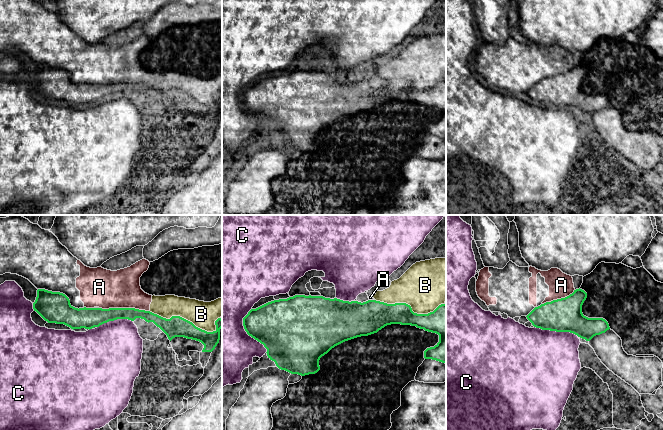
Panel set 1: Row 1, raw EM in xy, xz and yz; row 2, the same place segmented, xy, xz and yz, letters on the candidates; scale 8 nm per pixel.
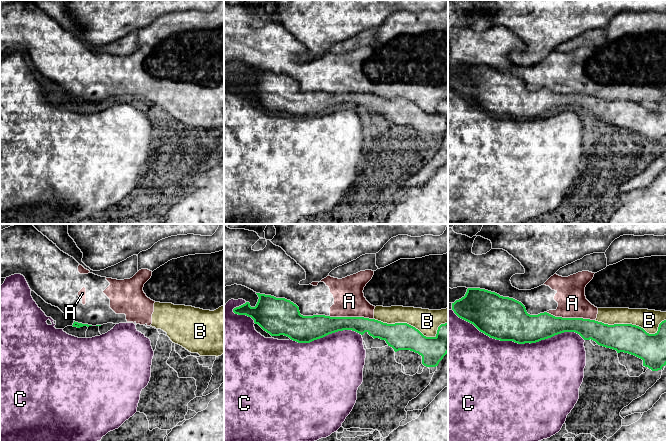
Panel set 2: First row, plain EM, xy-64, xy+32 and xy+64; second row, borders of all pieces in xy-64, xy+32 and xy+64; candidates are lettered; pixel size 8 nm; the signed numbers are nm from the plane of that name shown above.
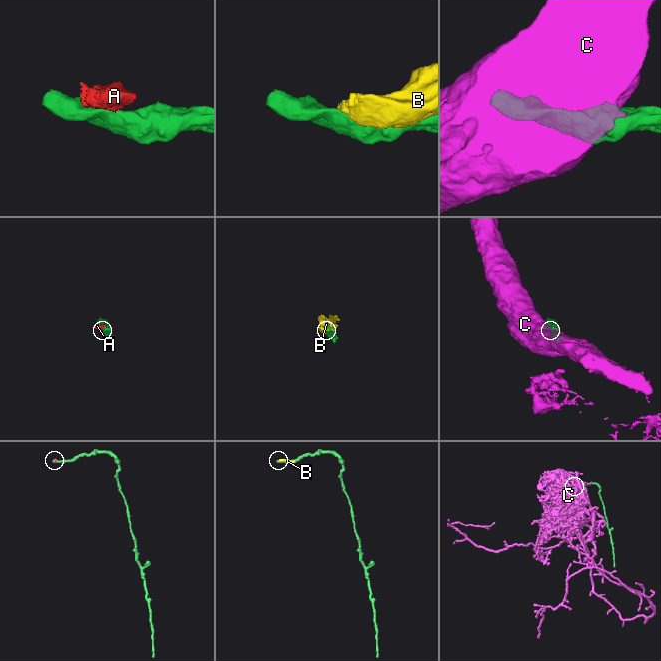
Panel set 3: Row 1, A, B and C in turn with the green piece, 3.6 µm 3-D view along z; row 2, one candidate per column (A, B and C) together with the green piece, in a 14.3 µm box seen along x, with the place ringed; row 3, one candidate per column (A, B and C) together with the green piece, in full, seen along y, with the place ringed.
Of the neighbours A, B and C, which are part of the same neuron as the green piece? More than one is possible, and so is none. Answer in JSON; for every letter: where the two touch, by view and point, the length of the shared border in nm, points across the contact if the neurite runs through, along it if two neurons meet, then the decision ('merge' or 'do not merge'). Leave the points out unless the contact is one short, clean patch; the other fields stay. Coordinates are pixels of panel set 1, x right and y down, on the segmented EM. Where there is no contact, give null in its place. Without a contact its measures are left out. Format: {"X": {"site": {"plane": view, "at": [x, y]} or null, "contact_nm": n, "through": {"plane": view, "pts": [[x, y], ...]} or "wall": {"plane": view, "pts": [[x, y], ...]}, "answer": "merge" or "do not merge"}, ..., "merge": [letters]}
{"A": {"site": {"plane": "xy", "at": [124, 308]}, "contact_nm": 400, "answer": "do not merge"}, "B": {"site": {"plane": "xy", "at": [189, 321]}, "contact_nm": 600, "answer": "do not merge"}, "C": {"site": {"plane": "xz", "at": [246, 331]}, "contact_nm": 380, "answer": "do not merge"}, "merge": []}

